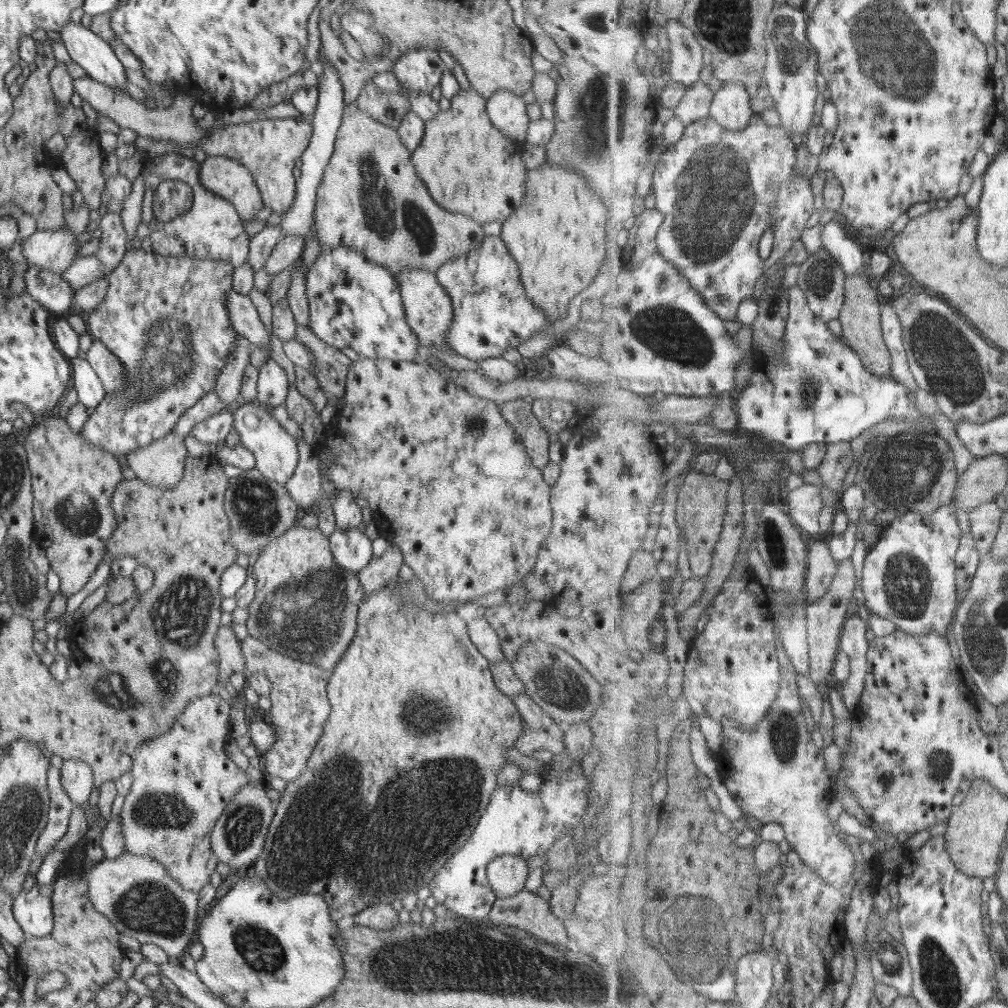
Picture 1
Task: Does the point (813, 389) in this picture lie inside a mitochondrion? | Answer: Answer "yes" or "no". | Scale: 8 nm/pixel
yes

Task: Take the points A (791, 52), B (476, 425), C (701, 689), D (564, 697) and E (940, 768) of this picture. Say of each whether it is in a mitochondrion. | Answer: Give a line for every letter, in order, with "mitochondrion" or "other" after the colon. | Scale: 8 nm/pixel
A: mitochondrion
B: mitochondrion
C: other
D: mitochondrion
E: mitochondrion

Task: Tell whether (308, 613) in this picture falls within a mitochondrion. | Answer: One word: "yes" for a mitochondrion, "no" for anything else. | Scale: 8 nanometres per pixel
yes

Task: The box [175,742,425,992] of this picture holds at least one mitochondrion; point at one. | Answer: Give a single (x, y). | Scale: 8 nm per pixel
(261, 949)

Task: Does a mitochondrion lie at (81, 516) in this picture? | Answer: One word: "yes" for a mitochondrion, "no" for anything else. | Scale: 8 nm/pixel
yes

